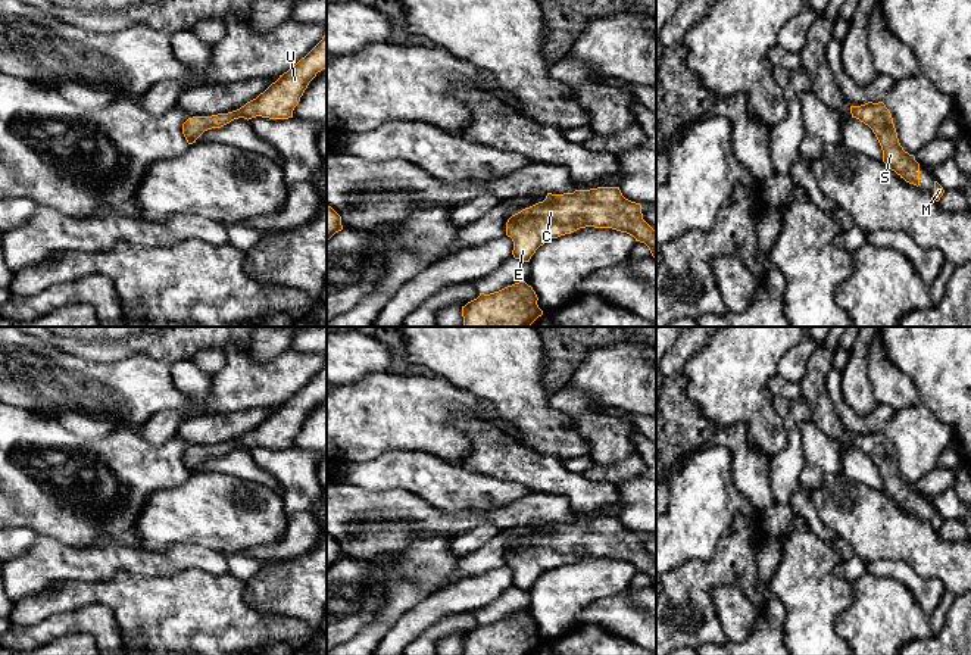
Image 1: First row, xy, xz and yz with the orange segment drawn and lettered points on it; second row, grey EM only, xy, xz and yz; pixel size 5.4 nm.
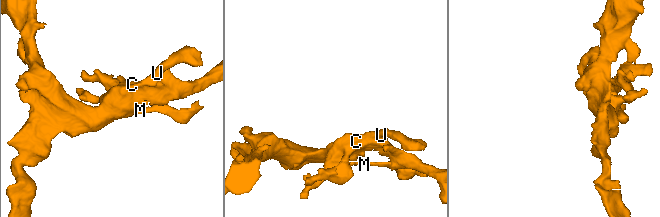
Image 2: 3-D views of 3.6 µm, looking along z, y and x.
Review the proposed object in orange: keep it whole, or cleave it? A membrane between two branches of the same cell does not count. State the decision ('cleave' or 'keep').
keep

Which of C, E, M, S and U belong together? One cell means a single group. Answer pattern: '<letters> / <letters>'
C E M S U

